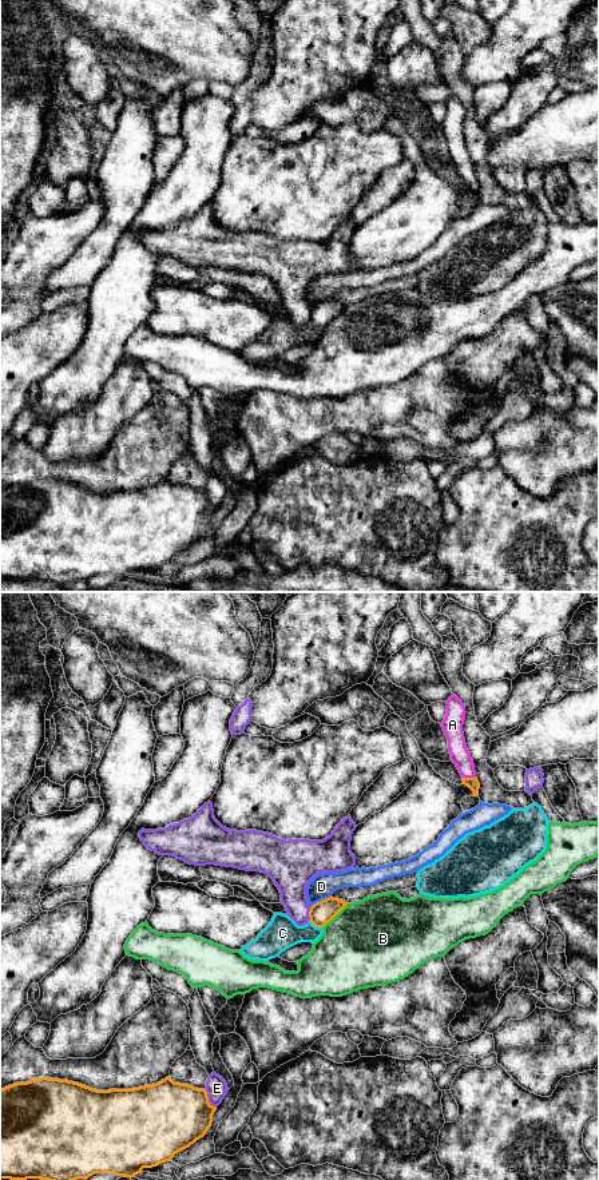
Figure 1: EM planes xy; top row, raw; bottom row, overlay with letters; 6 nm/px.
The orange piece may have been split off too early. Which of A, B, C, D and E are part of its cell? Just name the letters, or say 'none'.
A

